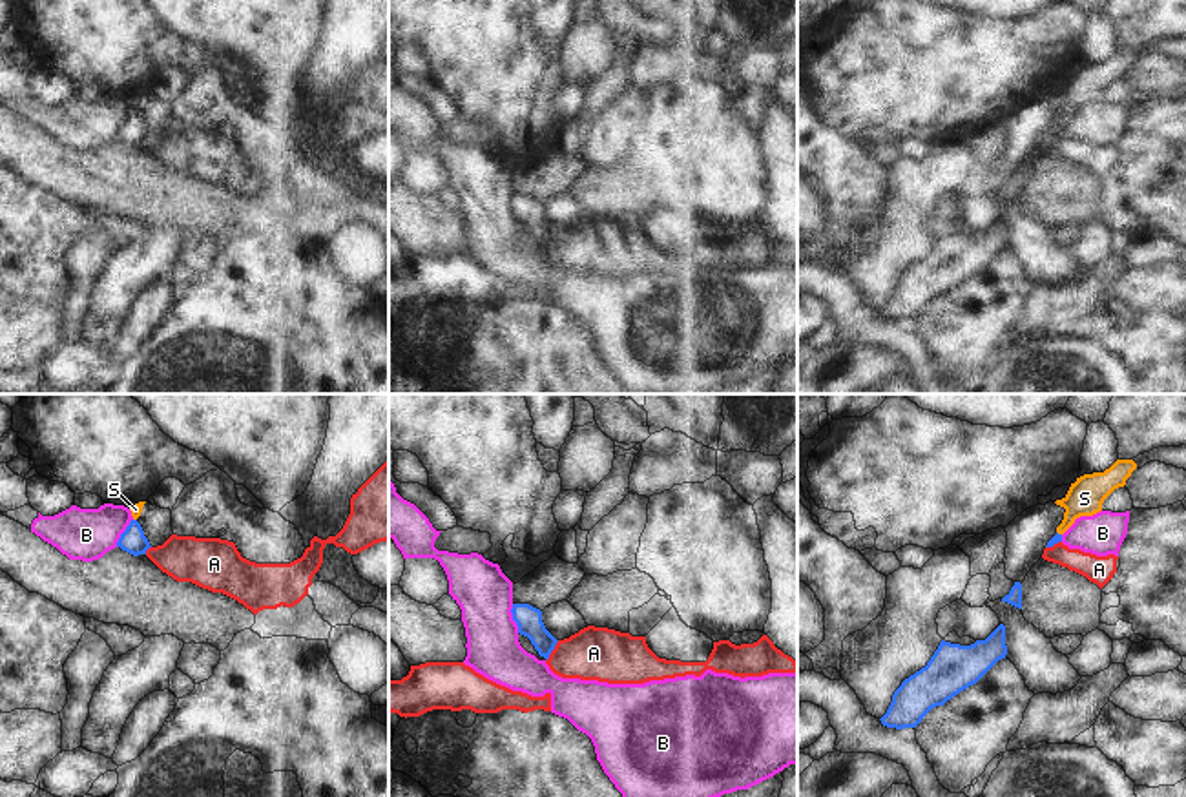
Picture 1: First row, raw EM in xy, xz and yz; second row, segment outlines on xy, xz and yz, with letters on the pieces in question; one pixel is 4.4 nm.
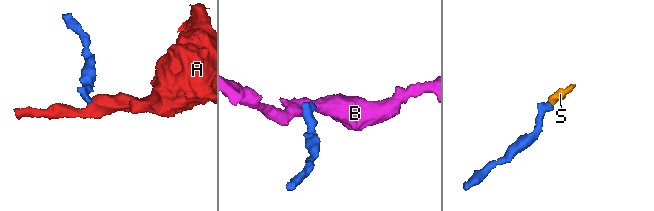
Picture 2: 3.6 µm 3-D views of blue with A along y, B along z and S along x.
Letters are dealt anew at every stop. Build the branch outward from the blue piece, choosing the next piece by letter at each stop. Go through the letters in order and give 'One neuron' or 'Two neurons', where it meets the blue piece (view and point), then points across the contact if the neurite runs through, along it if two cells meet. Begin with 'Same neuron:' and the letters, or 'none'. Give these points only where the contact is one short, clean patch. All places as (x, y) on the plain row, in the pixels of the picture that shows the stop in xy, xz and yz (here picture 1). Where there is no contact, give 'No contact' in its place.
Same neuron: S
A: Two neurons. Touches blue at xz (551, 241)
B: Two neurons. Touches blue at xz (513, 210). Boundary: xz (511, 196), (511, 210), (519, 223)
S: One neuron. Touches blue at yz (1057, 124).

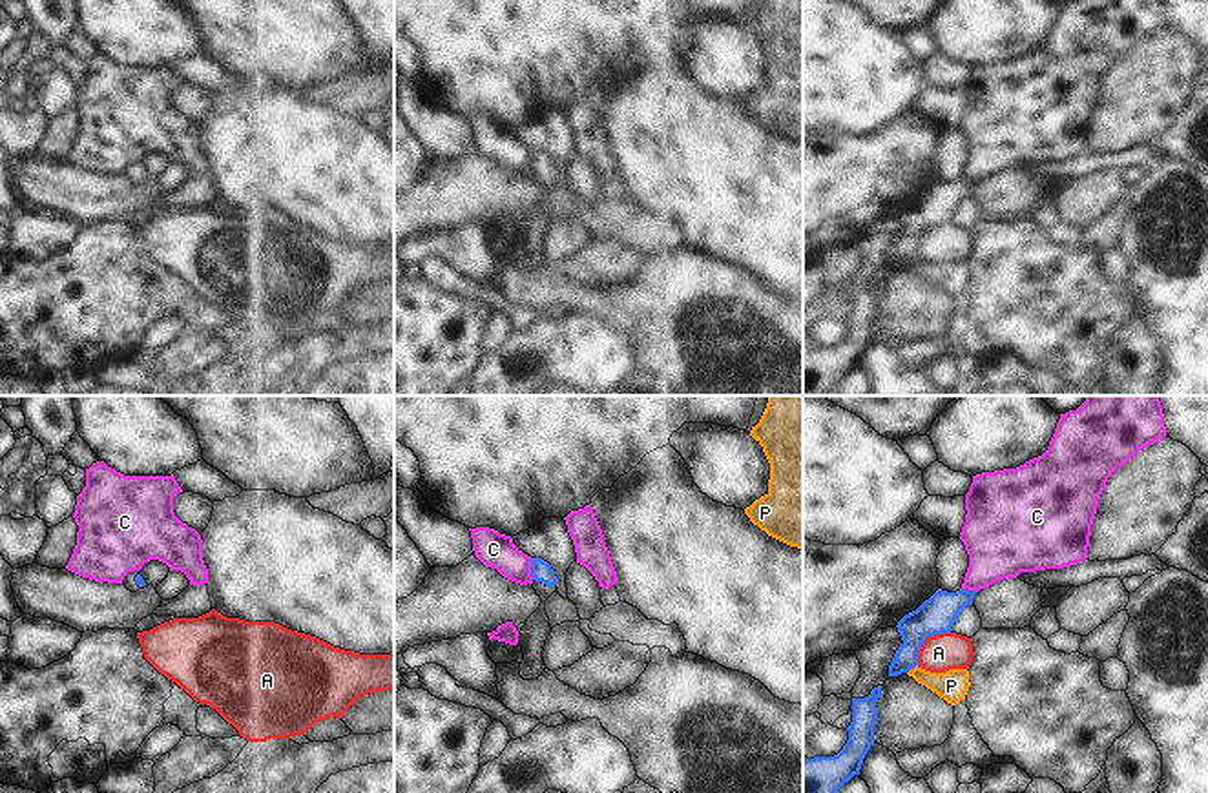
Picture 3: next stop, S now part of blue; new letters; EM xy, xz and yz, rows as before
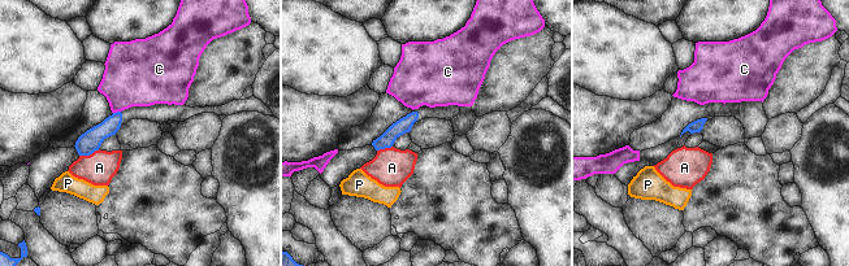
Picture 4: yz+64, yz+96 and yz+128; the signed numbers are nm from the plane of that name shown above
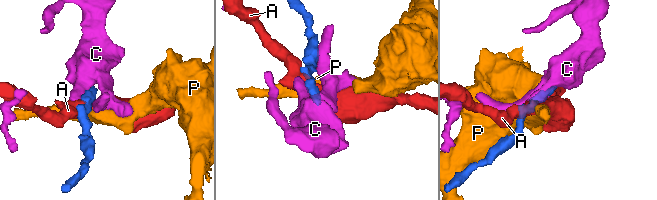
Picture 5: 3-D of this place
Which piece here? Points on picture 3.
Same neuron: none
A: Two neurons. Touches blue at yz (924, 232). Boundary: yz (949, 223), (929, 226), (916, 245), (916, 256)
C: Two neurons. Touches blue at xz (531, 161). Boundary: xz (530, 150), (530, 166), (533, 170)
P: Two neurons. Touches blue at yz (911, 259).

